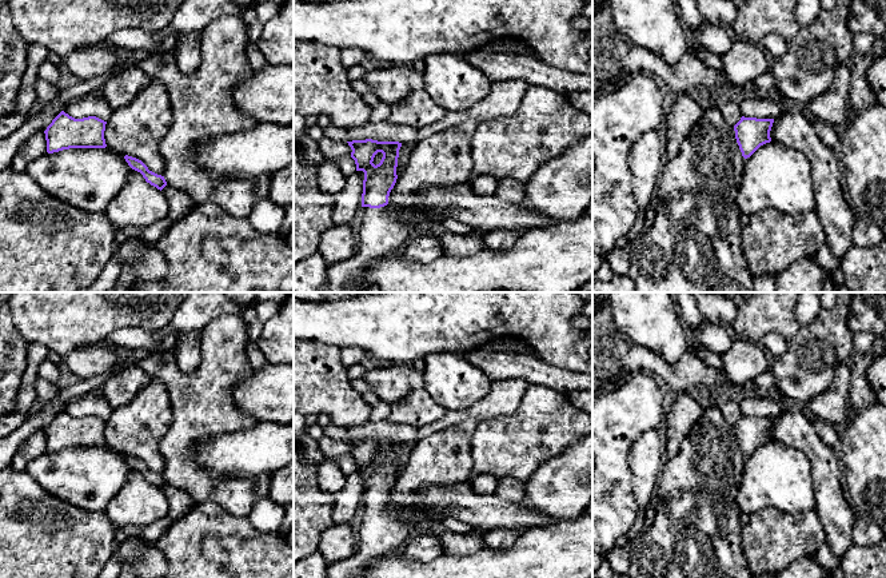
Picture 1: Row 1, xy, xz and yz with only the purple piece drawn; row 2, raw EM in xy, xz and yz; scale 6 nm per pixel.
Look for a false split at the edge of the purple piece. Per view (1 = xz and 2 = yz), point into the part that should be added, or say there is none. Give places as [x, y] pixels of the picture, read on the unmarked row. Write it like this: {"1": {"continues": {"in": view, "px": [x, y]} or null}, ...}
{"1": {"continues": {"in": "xz", "px": [382, 530]}}, "2": {"continues": null}}

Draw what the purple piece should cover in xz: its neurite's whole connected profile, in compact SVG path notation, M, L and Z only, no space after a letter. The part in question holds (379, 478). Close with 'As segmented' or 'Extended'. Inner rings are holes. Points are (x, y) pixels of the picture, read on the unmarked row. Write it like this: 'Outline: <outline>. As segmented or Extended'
Outline: M372 438L347 441L356 470L364 471L363 515L354 554L328 565L328 578L359 578L378 558L394 554L407 539L411 526L388 505L398 474L402 442Z. Extended

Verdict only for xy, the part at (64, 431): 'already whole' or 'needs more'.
already whole

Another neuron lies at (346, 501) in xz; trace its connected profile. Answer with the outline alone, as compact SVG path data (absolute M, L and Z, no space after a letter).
M356 470L346 478L344 486L334 493L332 523L350 523L362 505L364 471Z

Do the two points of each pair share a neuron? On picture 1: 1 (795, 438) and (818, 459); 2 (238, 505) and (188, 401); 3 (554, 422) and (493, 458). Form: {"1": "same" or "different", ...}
{"1": "same", "2": "same", "3": "same"}

